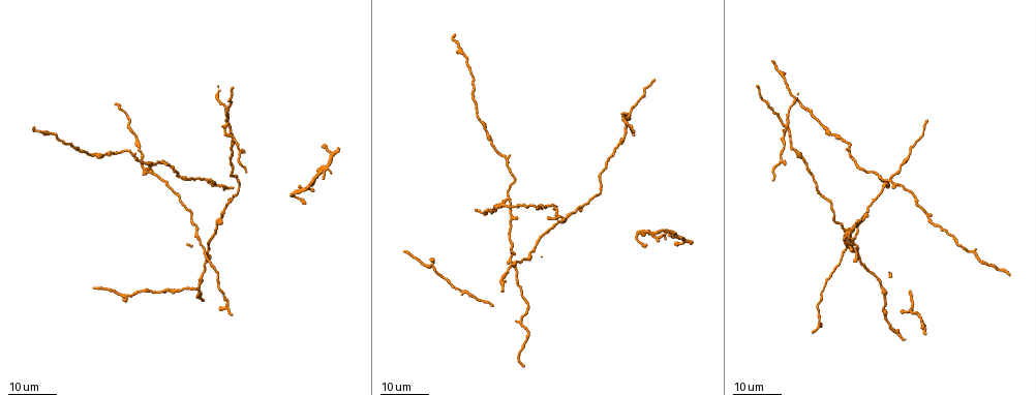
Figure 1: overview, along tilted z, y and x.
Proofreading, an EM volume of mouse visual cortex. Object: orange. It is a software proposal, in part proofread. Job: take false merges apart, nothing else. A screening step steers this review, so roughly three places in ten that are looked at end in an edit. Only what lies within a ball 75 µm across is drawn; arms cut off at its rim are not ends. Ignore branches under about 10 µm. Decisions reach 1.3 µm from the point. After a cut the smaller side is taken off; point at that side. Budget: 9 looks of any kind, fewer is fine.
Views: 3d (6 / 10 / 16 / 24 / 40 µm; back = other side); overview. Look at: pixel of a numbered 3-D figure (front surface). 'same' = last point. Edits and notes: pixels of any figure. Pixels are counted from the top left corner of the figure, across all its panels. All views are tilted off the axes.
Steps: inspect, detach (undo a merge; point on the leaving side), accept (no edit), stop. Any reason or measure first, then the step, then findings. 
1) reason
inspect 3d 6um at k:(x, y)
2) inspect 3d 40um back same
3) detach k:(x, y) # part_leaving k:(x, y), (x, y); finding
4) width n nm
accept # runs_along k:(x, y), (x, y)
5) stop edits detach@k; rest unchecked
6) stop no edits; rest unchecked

sudden change in width
inspect 3d 24um at 1:(622, 139)

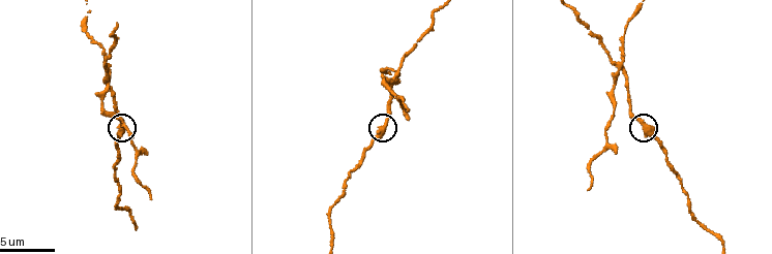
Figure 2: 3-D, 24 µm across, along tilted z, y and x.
inspect 3d 6um at 2:(384, 127)

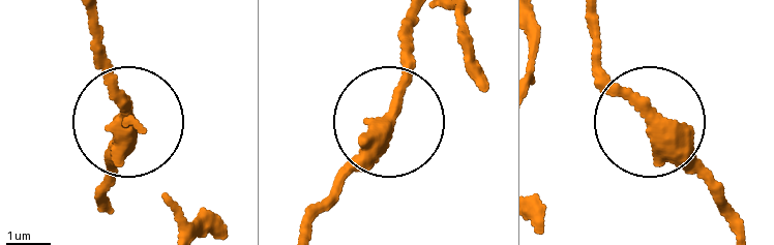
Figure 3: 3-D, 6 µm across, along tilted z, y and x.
inspect 3d 6um back at 3:(646, 110)

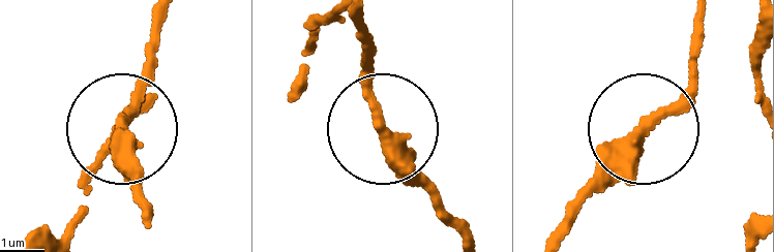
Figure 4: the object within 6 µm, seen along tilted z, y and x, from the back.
accept # runs_along 4:(556, 240), (613, 149), (672, 107), (697, 54); one neuron here

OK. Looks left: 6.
two arms in line, one across
inspect 3d 16um at 1:(583, 206)

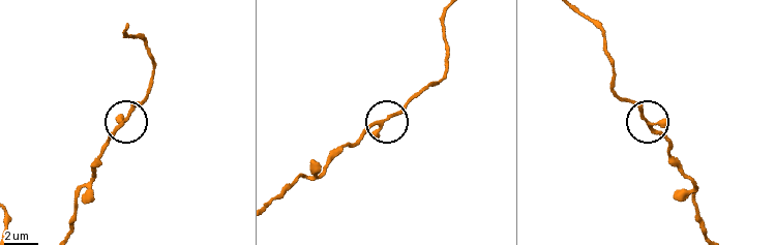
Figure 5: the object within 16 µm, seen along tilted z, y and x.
inspect 3d 6um at 5:(387, 117)

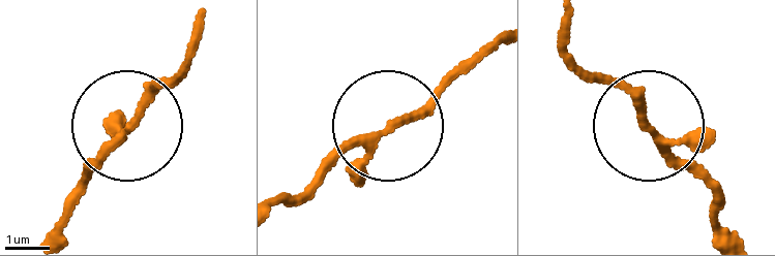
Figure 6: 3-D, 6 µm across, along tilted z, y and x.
accept # continuous, no second neuron

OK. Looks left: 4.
three-way junction
inspect 3d 16um at 1:(220, 216)

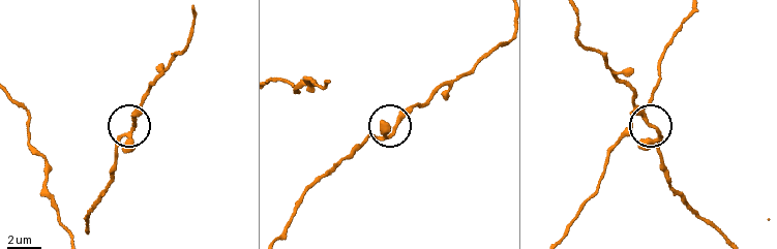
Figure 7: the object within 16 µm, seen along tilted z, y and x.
inspect 3d 6um at 7:(656, 129)

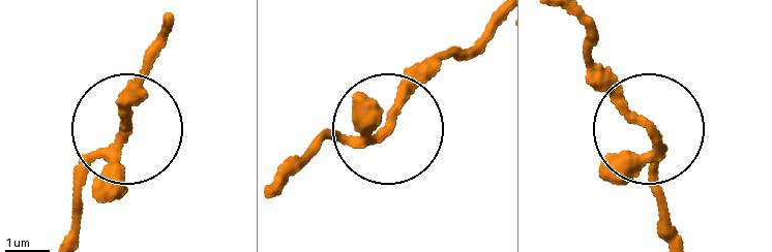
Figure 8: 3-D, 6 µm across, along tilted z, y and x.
accept # continuous, no second neuron

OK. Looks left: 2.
side arm on a straight run
inspect 3d 24um at 1:(148, 168)

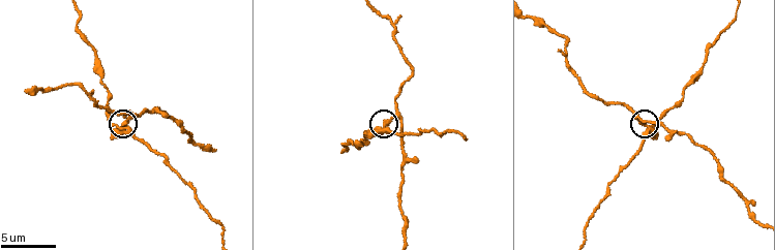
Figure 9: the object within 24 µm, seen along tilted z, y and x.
closer look
inspect 3d 6um at 9:(647, 126)

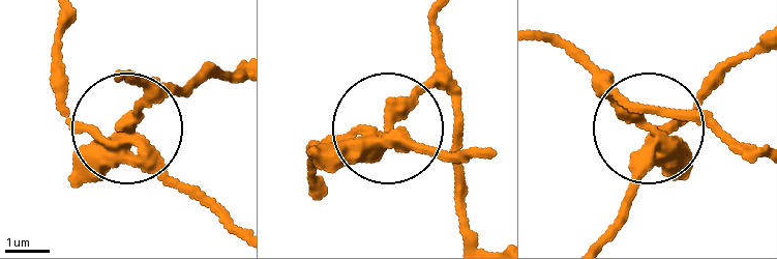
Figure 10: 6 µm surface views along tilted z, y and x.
arms 3
detach 10:(175, 180) # part_leaving 10:(375, 136), (445, 157), (480, 153); two neurons meet here

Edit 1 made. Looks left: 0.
stop edits detach@10; rest unchecked

